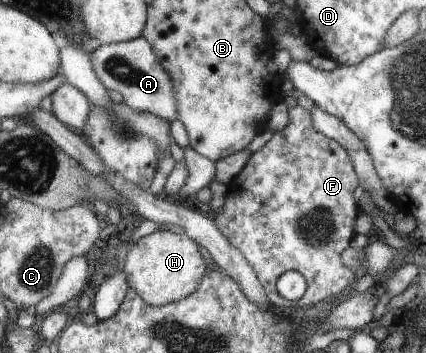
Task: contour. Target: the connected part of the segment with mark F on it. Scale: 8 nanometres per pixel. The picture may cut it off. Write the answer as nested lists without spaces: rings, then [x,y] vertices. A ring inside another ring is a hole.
[[[289,107],[289,124],[274,133],[269,142],[252,153],[249,161],[229,184],[228,194],[223,207],[216,214],[214,223],[227,237],[233,247],[243,253],[247,263],[253,267],[259,283],[263,287],[268,301],[281,307],[312,307],[325,297],[339,296],[339,291],[351,287],[355,273],[341,263],[341,251],[350,247],[355,237],[353,225],[357,219],[357,203],[353,191],[359,185],[359,174],[355,175],[356,163],[337,141],[325,137],[312,123],[312,114],[303,107]],[[335,235],[343,237],[343,243],[333,241]],[[295,270],[307,280],[307,290],[299,301],[288,301],[279,295],[277,280],[287,271]]]

